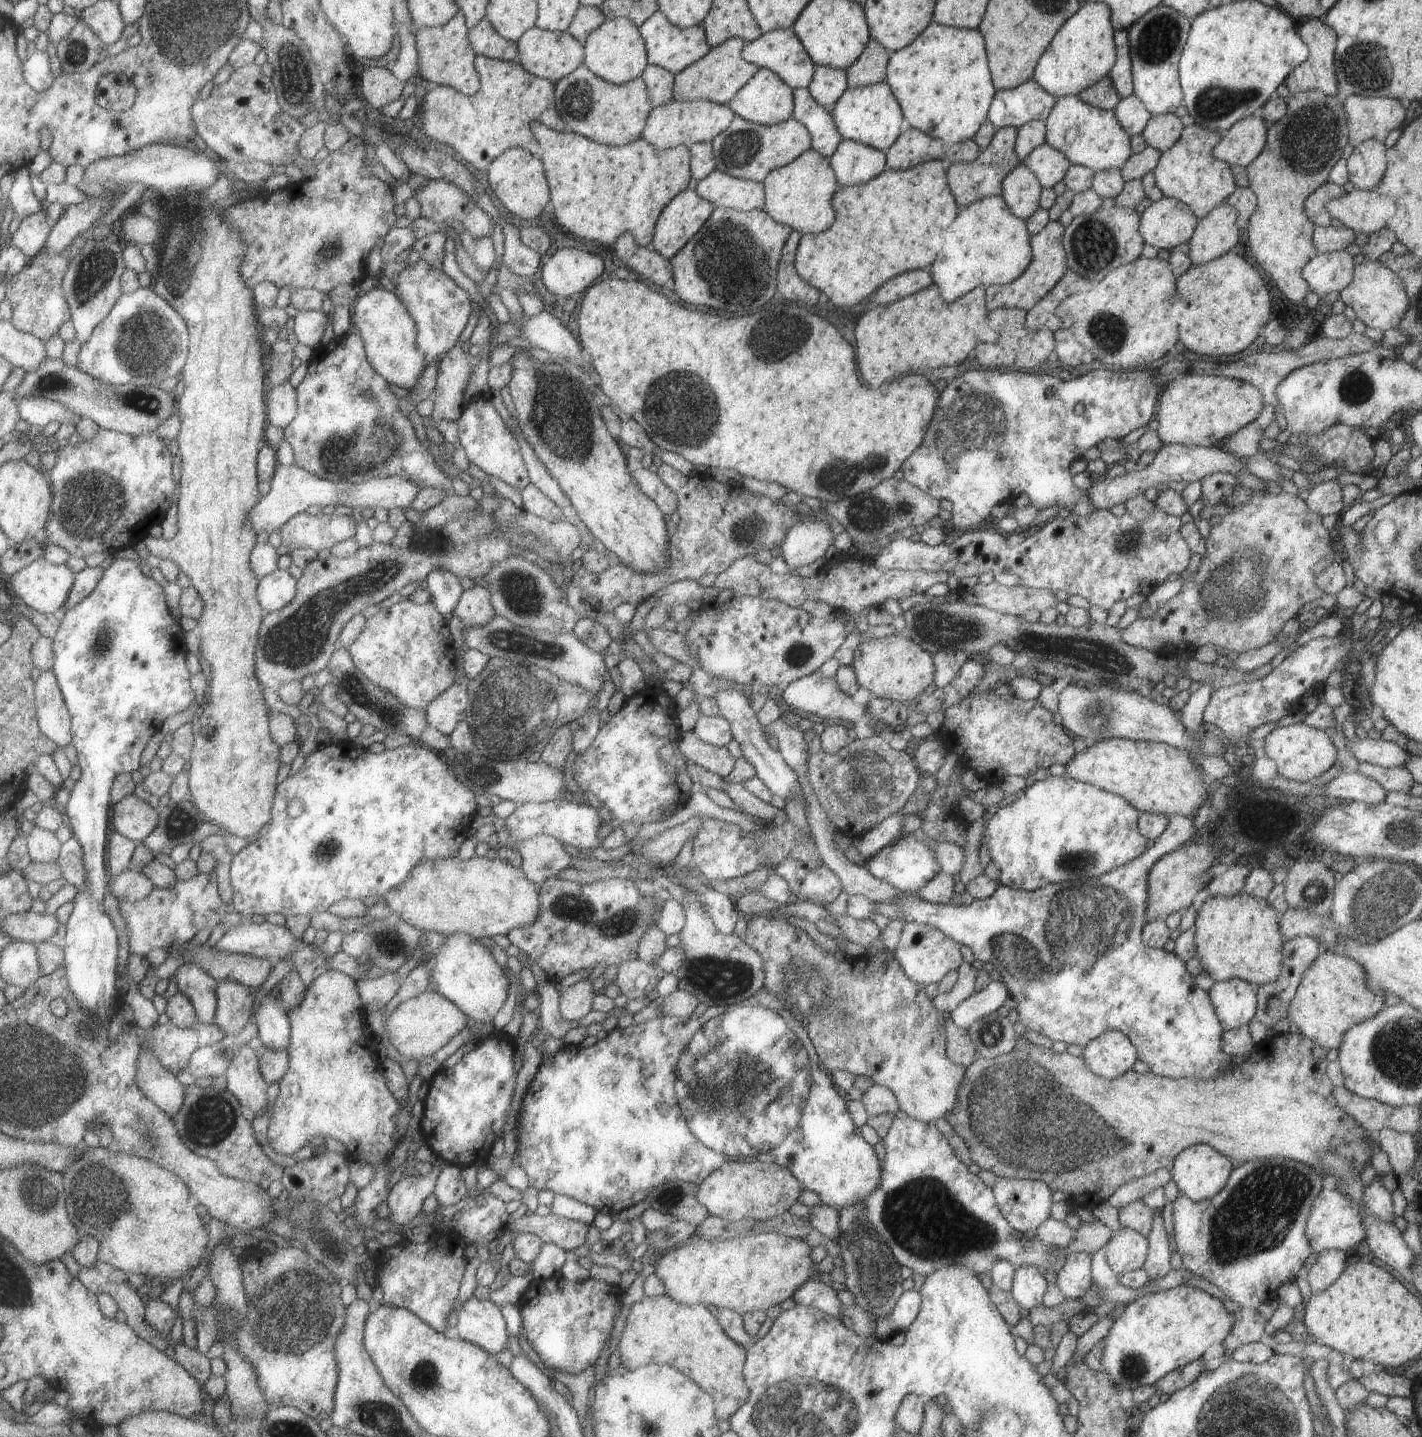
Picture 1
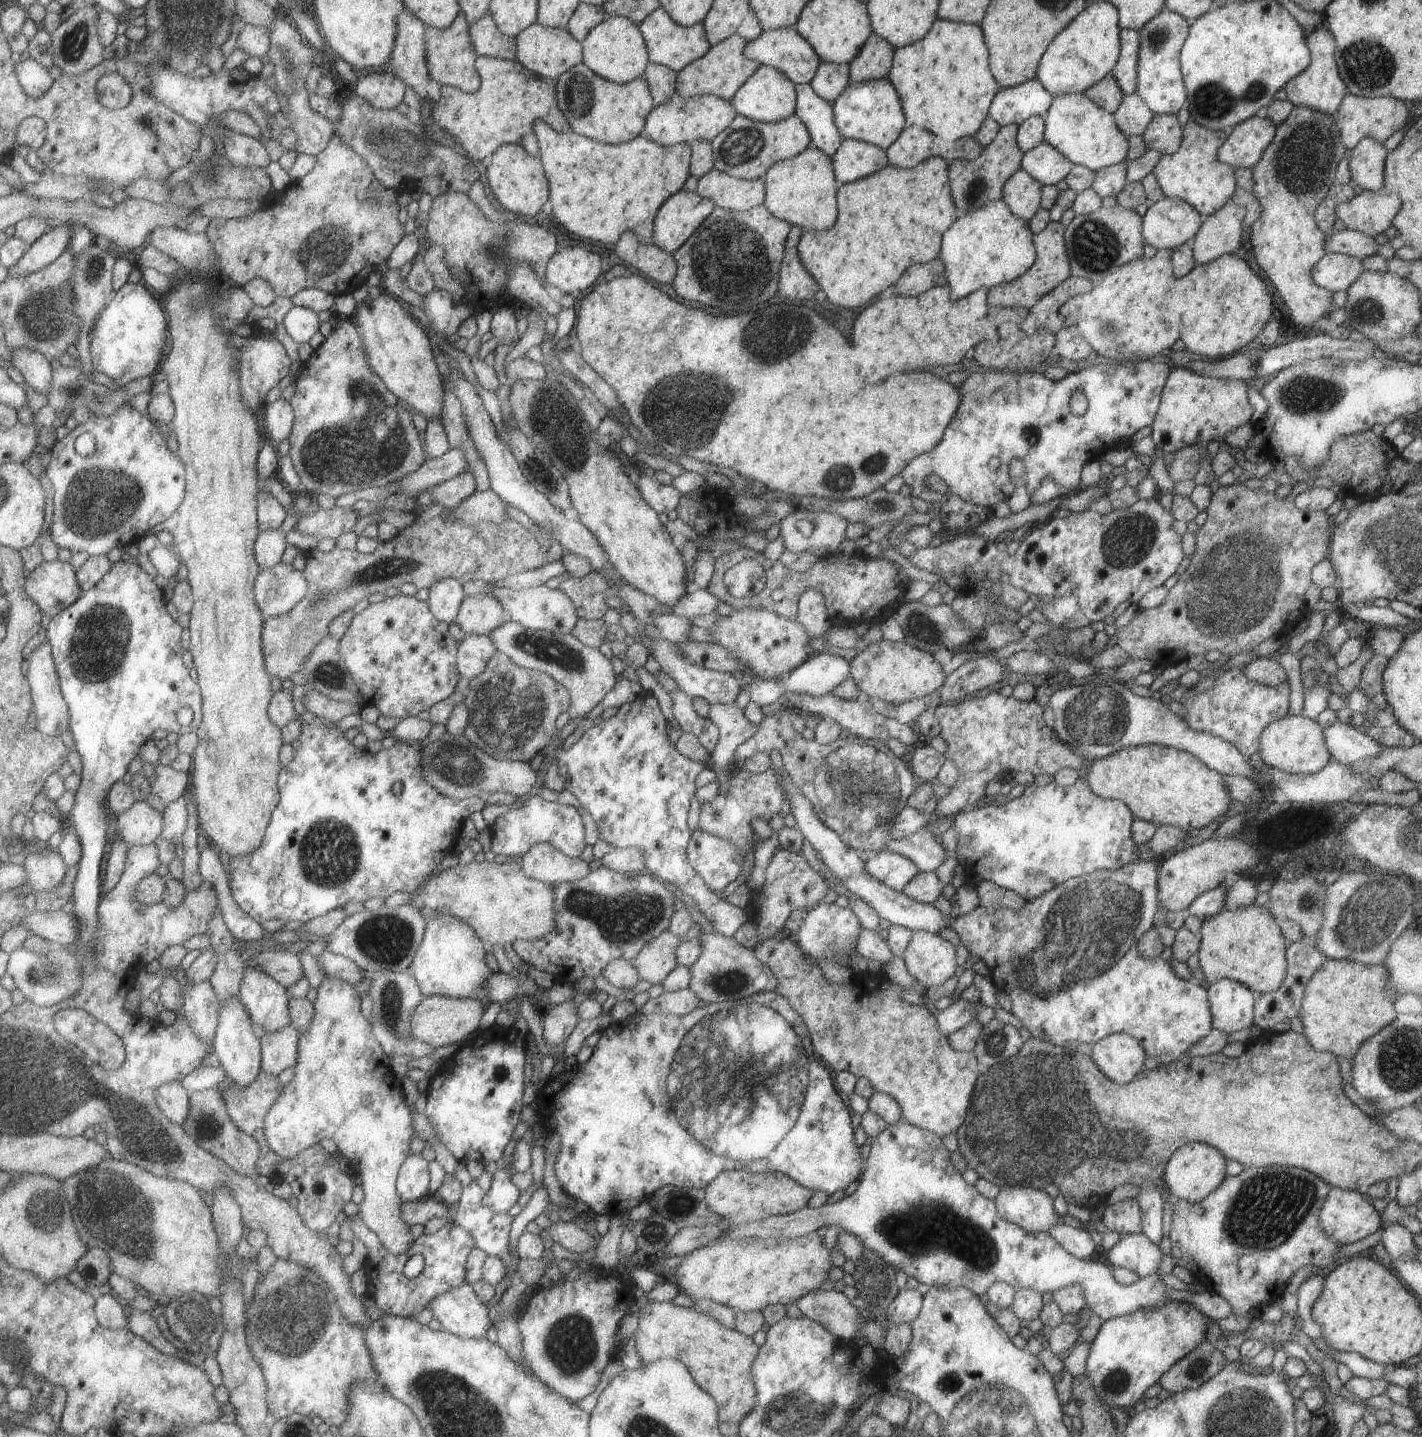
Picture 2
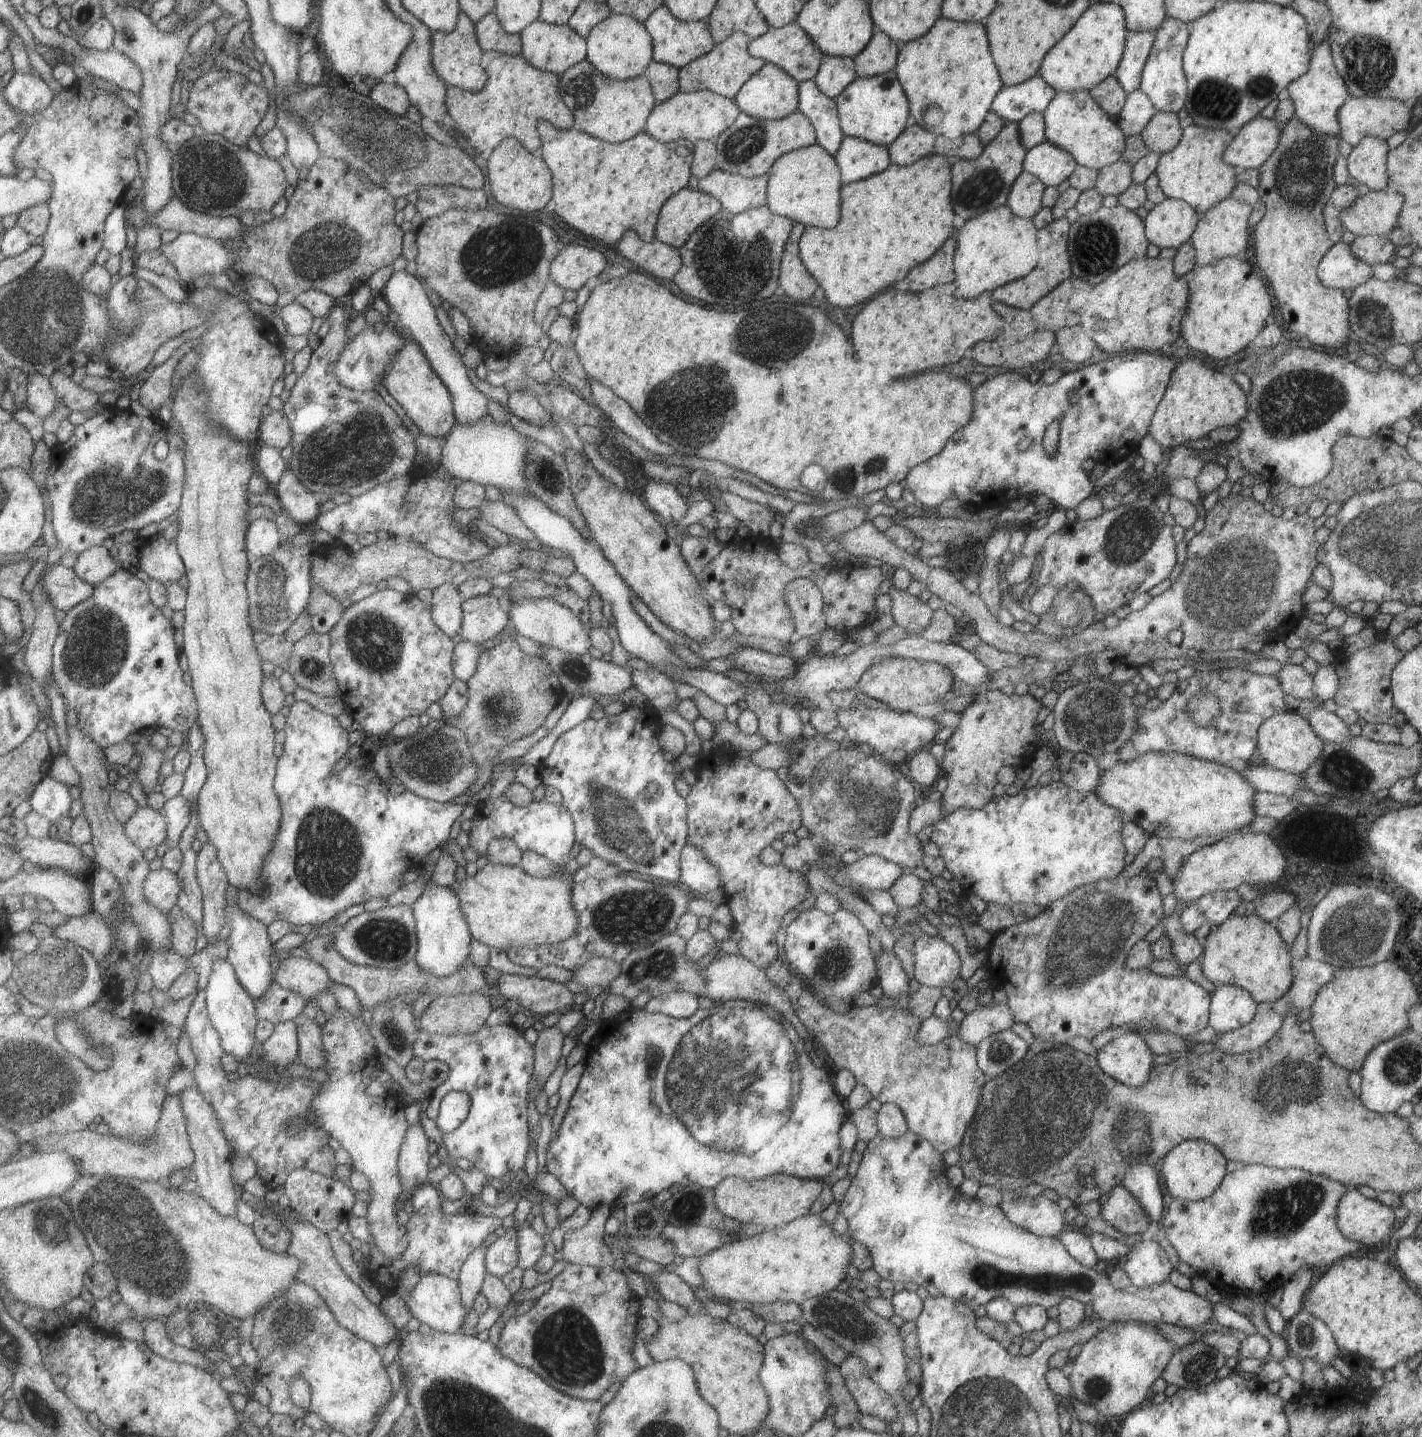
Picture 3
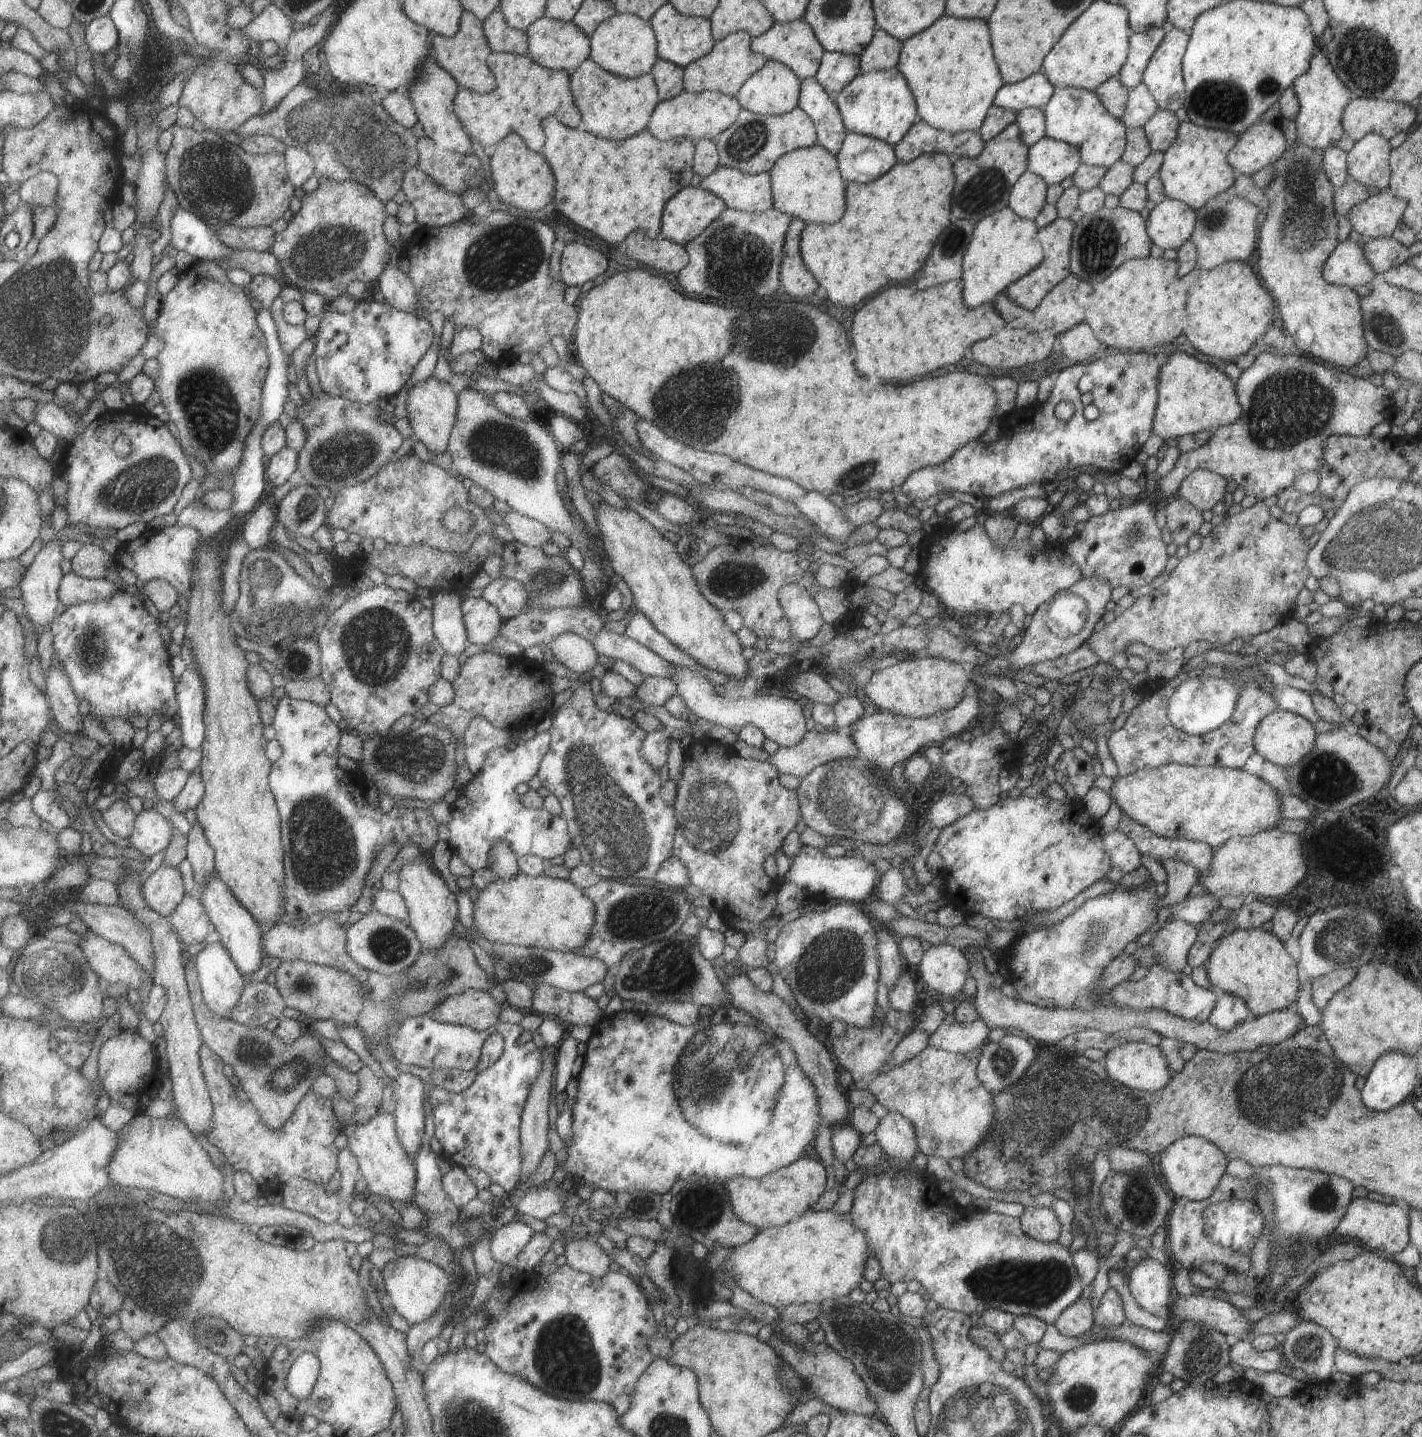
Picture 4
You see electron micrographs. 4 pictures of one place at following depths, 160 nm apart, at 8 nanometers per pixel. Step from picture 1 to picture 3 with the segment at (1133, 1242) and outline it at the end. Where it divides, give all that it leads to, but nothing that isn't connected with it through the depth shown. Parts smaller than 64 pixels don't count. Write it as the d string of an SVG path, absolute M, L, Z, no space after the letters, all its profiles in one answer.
M1154 1240L1137 1241L1119 1265L1127 1273L1130 1283L1139 1288L1167 1280L1173 1269L1167 1253Z

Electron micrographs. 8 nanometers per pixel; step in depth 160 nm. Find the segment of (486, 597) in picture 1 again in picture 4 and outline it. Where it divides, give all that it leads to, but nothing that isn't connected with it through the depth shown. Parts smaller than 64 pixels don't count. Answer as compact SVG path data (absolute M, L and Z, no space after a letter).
M470 597L462 599L460 611L468 644L481 646L493 641L503 621L496 606L489 604L483 597Z

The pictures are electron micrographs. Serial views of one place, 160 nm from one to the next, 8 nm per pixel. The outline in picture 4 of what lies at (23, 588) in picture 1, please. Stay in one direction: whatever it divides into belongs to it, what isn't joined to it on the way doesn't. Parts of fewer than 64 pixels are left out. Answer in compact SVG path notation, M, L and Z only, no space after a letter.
M75 572L65 573L60 584L60 602L67 606L97 602L113 596L121 587L109 579L88 579Z

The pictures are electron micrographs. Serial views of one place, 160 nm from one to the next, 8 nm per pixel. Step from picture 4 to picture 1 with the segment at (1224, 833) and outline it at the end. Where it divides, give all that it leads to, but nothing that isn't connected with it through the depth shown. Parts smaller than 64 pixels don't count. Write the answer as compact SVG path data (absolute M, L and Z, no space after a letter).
M1123 738L1099 740L1085 748L1085 752L1075 753L1065 765L1066 777L1095 786L1100 790L1121 796L1138 813L1163 814L1169 816L1196 816L1197 808L1207 798L1207 786L1202 781L1202 769L1193 766L1193 758L1183 750L1163 743L1145 741L1133 742Z

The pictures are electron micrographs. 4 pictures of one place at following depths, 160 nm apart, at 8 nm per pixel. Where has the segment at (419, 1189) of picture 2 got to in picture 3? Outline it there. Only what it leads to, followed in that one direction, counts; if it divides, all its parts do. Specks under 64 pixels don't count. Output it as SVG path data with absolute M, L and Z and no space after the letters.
M409 1125L401 1143L397 1170L400 1186L403 1188L404 1196L410 1195L417 1187L427 1182L427 1162L431 1155L427 1153L427 1142L429 1138L423 1133L421 1125Z

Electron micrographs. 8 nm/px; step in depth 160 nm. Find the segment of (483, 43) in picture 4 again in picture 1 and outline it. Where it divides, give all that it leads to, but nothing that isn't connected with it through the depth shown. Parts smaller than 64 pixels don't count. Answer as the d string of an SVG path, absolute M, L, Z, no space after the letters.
M461 10L444 26L419 27L415 32L415 49L417 50L417 66L419 66L419 80L433 82L453 88L466 96L472 96L480 88L479 78L473 62L473 53L468 40L468 29Z

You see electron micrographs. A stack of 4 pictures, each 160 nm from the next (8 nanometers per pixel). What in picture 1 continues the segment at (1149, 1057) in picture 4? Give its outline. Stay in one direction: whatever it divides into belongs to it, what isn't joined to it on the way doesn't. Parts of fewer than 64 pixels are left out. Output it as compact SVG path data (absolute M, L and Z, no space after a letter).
M1107 1031L1083 1047L1081 1055L1090 1072L1105 1079L1118 1078L1138 1059L1137 1048L1118 1031Z

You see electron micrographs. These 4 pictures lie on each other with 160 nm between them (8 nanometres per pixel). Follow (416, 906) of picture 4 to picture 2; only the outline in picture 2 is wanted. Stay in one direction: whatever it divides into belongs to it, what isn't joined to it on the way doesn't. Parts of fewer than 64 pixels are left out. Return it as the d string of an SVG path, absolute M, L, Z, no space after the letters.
M434 915L426 921L424 937L410 964L422 996L475 999L482 1004L484 1012L491 1003L484 993L484 983L492 973L485 963L486 950L486 944L470 926L455 917Z

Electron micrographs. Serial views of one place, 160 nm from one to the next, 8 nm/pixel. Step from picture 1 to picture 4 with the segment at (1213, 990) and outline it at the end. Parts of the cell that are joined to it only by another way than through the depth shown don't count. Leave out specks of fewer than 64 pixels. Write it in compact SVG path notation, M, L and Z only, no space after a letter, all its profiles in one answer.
M1217 992L1217 998L1208 1021L1219 1030L1229 1030L1251 1017L1245 1001L1237 995Z

